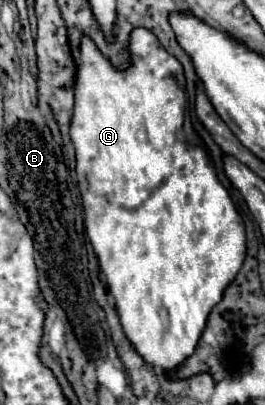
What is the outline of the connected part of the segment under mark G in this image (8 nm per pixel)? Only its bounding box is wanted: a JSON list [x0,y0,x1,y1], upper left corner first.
[71,28,245,372]

